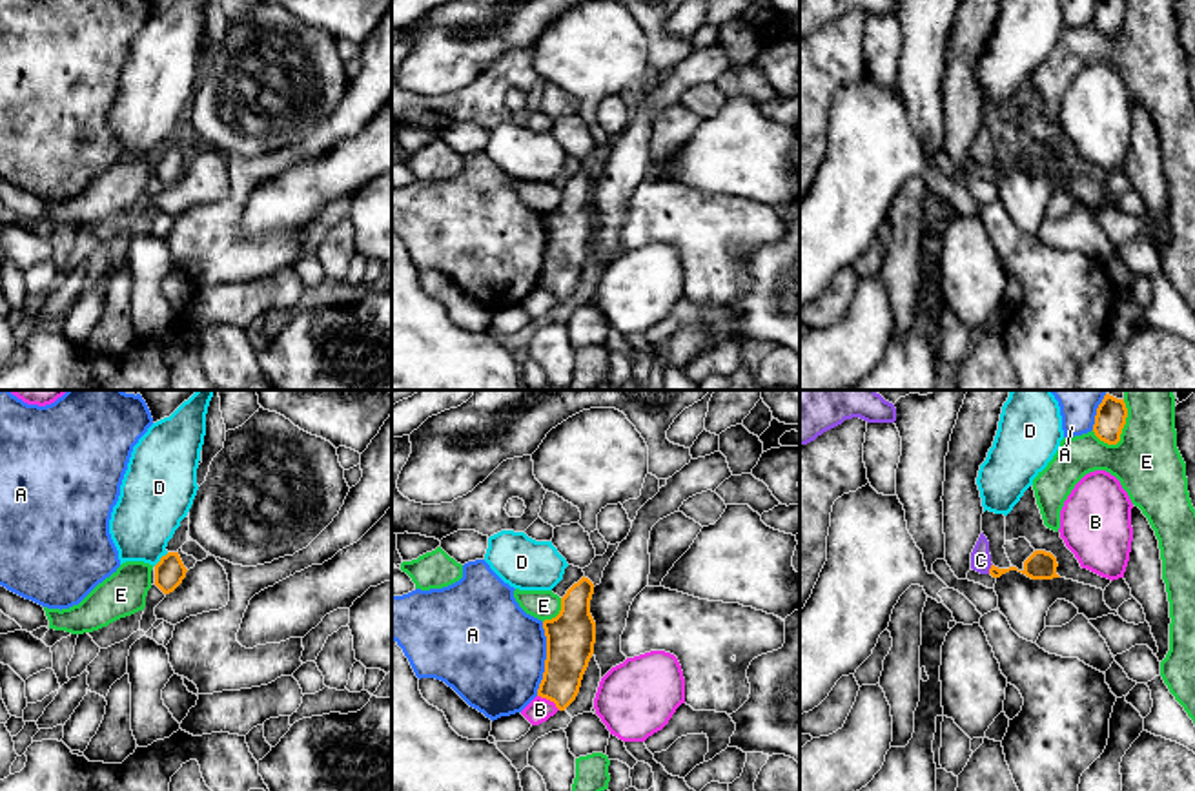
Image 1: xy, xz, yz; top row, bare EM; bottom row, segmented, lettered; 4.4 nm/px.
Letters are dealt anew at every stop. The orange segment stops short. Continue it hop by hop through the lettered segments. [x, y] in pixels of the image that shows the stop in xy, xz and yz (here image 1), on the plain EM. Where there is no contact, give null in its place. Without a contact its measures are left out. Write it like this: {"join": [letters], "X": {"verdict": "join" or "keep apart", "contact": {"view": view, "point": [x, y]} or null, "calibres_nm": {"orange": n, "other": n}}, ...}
{"join": ["C"], "A": {"verdict": "keep apart", "contact": {"view": "xz", "point": [547, 250]}, "calibres_nm": {"orange": 220, "other": 460}}, "B": {"verdict": "keep apart", "contact": {"view": "xz", "point": [549, 290]}, "calibres_nm": {"orange": 200, "other": 110}}, "C": {"verdict": "join", "contact": {"view": "yz", "point": [990, 161]}, "calibres_nm": {"orange": 130, "other": 100}}, "D": {"verdict": "keep apart", "contact": {"view": "xy", "point": [161, 150]}, "calibres_nm": {"orange": 140, "other": 300}}, "E": {"verdict": "keep apart", "contact": {"view": "yz", "point": [1119, 30]}, "calibres_nm": {"orange": 130, "other": 300}}}

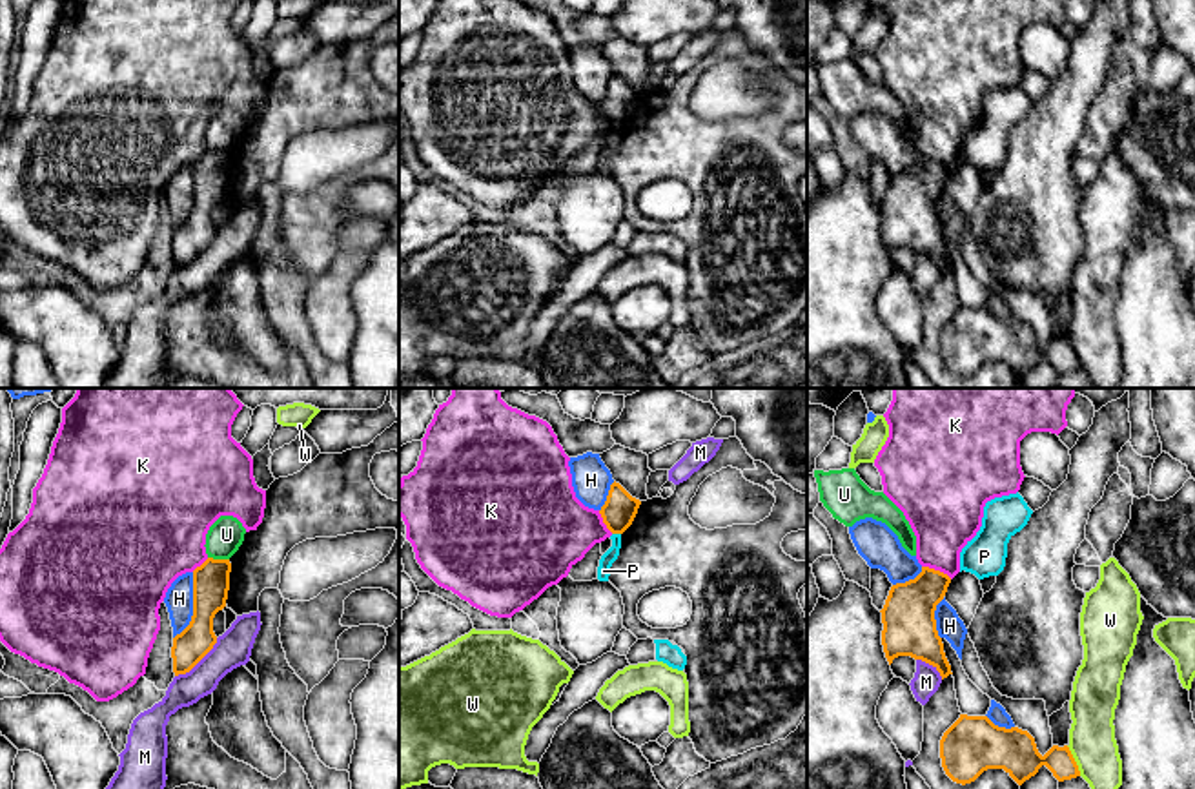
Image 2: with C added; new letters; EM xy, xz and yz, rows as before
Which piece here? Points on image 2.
{"join": [], "H": {"verdict": "keep apart", "contact": {"view": "xy", "point": [194, 197]}, "calibres_nm": {"orange": 160, "other": 130}}, "K": {"verdict": "keep apart", "contact": {"view": "yz", "point": [937, 163]}, "calibres_nm": {"orange": 240, "other": 300}}, "M": {"verdict": "keep apart", "contact": {"view": "xy", "point": [197, 254]}, "calibres_nm": {"orange": 150, "other": 160}}, "P": {"verdict": "keep apart", "contact": {"view": "xz", "point": [616, 124]}, "calibres_nm": {"orange": 150, "other": 60}}, "U": {"verdict": "keep apart", "contact": {"view": "xy", "point": [219, 152]}, "calibres_nm": {"orange": 160, "other": 160}}, "W": {"verdict": "keep apart", "contact": {"view": "yz", "point": [1073, 352]}, "calibres_nm": {"orange": 180, "other": 200}}}

